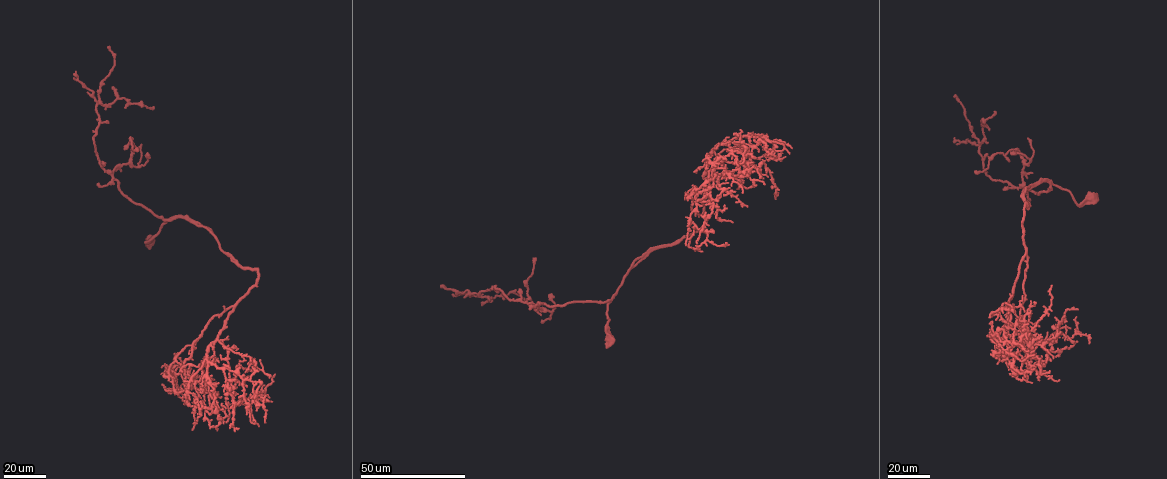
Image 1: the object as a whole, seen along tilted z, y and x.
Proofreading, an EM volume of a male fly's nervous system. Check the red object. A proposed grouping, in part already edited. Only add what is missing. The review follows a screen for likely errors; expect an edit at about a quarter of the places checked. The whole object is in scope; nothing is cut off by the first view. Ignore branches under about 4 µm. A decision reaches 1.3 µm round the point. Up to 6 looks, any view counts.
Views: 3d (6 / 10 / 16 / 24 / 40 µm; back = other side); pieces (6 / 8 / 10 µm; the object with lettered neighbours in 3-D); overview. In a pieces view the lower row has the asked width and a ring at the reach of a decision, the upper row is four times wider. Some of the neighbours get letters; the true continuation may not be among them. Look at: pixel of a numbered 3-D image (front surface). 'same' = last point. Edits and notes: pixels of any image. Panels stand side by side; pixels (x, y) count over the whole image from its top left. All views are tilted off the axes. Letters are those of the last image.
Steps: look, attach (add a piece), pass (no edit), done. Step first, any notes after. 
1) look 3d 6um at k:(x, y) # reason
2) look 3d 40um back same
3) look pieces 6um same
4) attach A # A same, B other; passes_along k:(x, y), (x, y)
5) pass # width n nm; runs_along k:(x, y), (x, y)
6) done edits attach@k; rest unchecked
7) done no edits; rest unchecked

look 3d 40um at 1:(106, 47) # end of a long branch

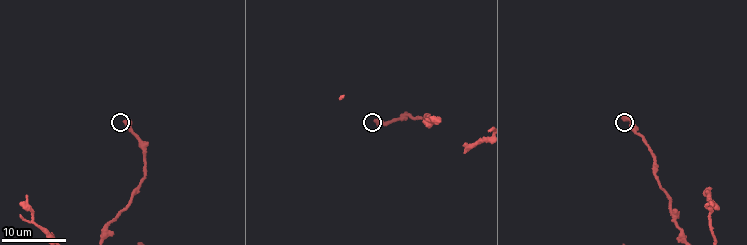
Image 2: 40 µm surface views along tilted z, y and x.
look pieces 6um at 2:(623, 117) # see the neighbours

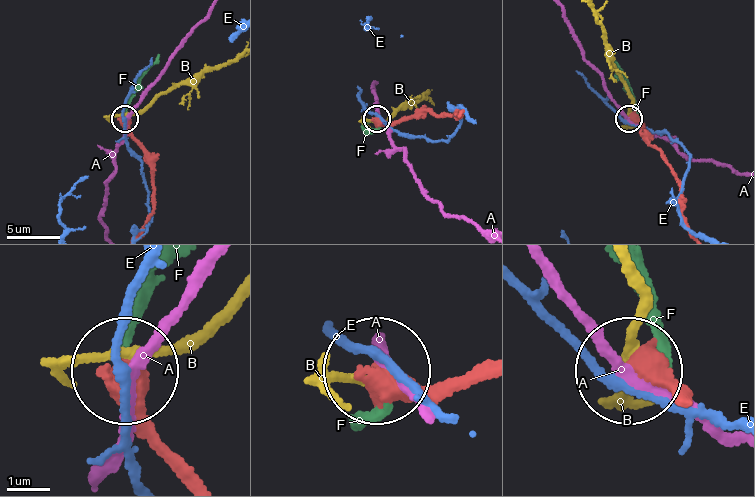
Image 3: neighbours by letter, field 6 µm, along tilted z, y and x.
attach F # width 440 nm; A other, B other, E other, F same; it goes on there

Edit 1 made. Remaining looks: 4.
look 3d 16um at 2:(19, 217)

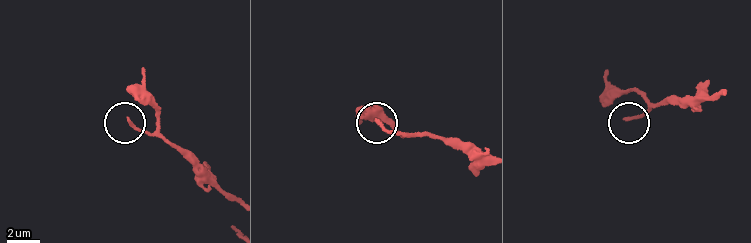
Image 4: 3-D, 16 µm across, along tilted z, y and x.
look pieces 6um at 4:(629, 118)

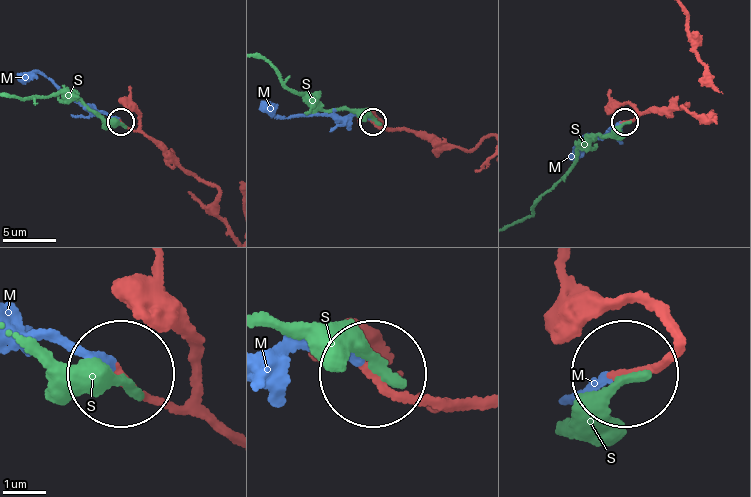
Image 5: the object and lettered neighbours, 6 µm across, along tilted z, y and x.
attach M # M same, S other; passes_along 5:(142, 133), (83, 106), (36, 71), (19, 78); it goes on there

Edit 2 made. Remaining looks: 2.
look 3d 40um at 1:(104, 109) # branch stops here

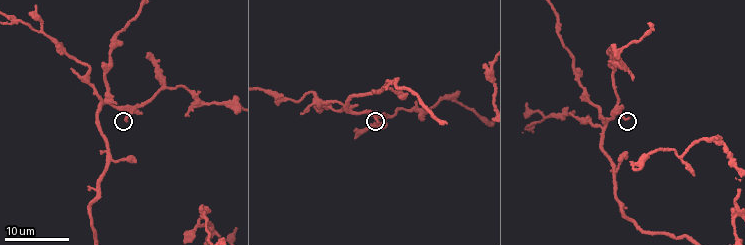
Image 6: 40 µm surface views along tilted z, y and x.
look pieces 6um at 6:(127, 120)

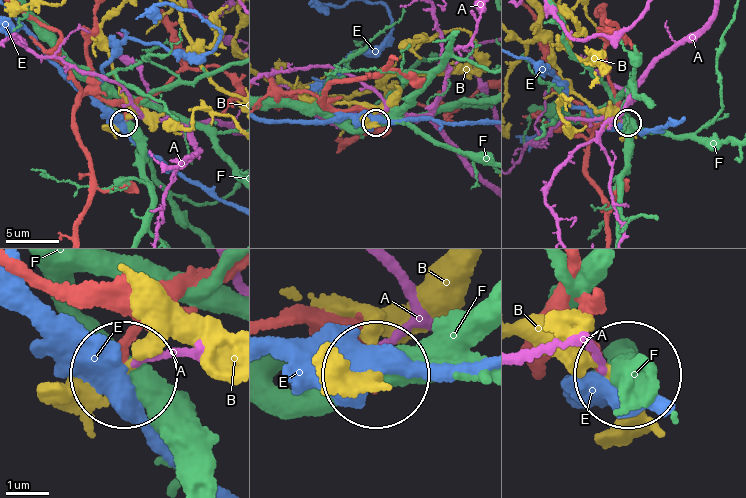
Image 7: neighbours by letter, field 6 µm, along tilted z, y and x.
pass # A other, B other, E other, F other; runs_along 7:(80, 294), (138, 322), (124, 376); none of them fits

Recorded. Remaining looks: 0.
done edits attach@3, attach@5; rest unchecked

